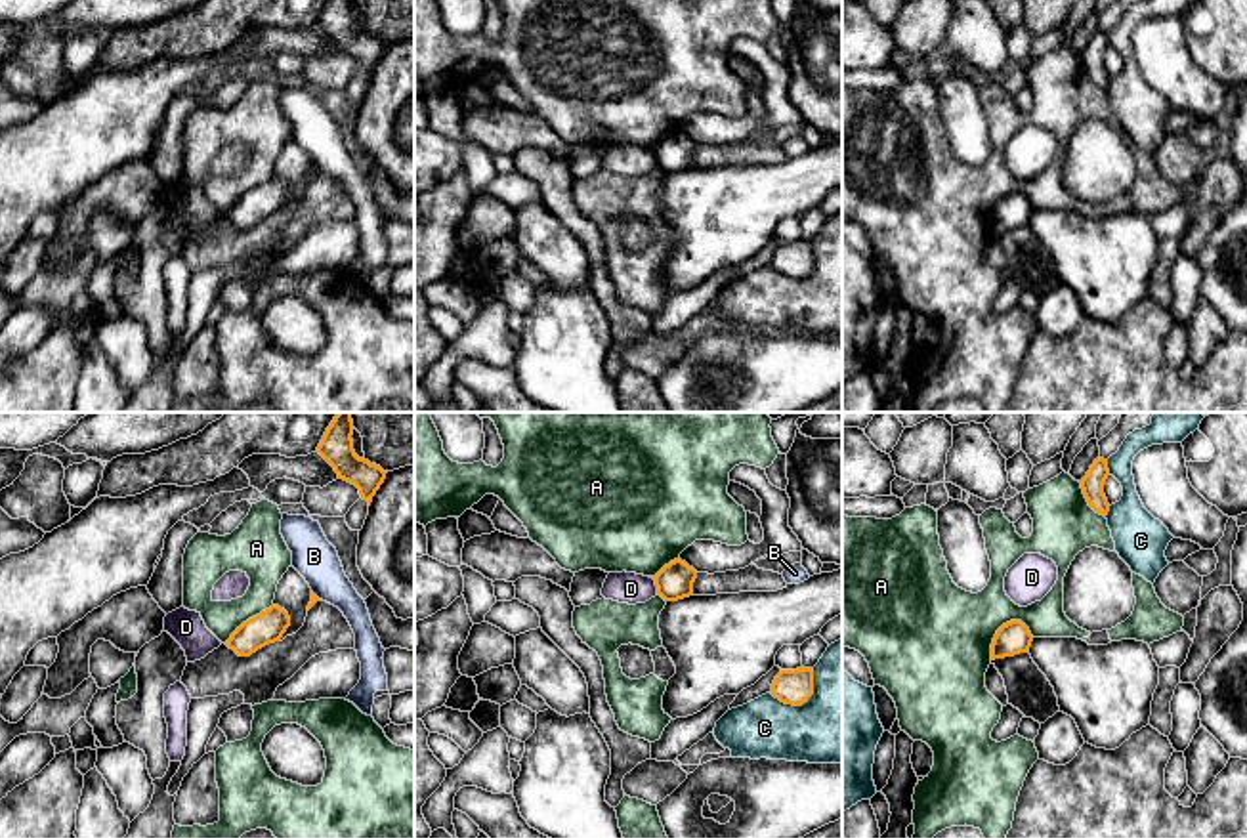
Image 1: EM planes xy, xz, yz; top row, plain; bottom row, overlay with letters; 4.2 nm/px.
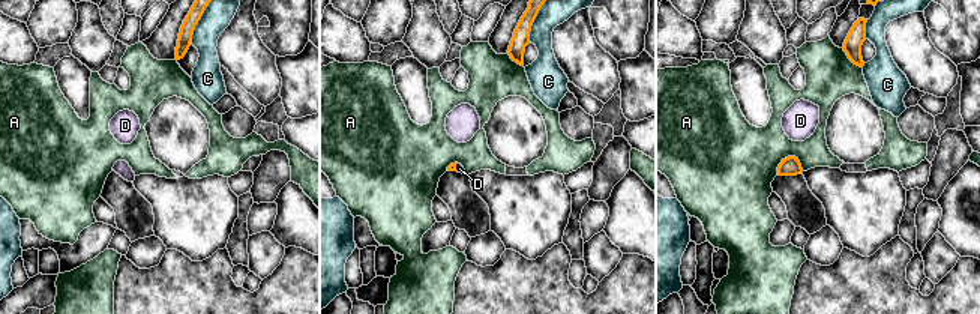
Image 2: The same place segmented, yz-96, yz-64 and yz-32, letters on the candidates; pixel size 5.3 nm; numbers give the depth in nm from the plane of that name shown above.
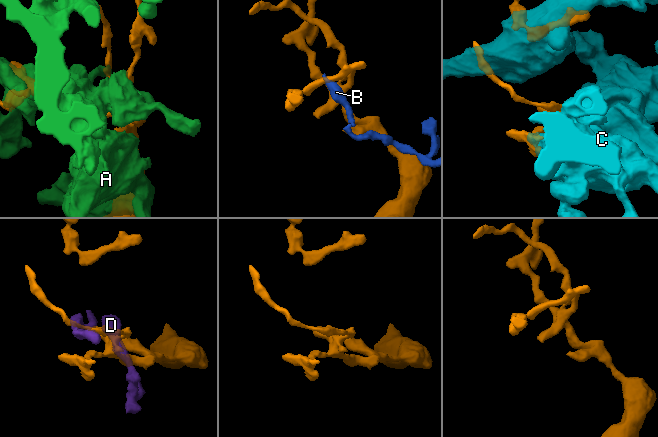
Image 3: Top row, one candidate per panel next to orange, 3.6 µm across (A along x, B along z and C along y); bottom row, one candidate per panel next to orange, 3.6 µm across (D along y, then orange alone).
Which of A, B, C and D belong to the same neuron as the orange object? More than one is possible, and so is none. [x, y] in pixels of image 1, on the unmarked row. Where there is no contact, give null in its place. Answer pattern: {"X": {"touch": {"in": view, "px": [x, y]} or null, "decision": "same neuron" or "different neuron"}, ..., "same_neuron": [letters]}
{"A": {"touch": {"in": "yz", "px": [995, 207]}, "decision": "different neuron"}, "B": {"touch": {"in": "xy", "px": [316, 168]}, "decision": "different neuron"}, "C": {"touch": {"in": "xz", "px": [803, 275]}, "decision": "different neuron"}, "D": {"touch": {"in": "xz", "px": [655, 157]}, "decision": "different neuron"}, "same_neuron": []}

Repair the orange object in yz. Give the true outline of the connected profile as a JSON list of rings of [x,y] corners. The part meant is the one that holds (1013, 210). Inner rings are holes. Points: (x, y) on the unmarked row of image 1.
[[[1022,193],[1003,197],[991,216],[991,233],[1029,225],[1033,208]]]

